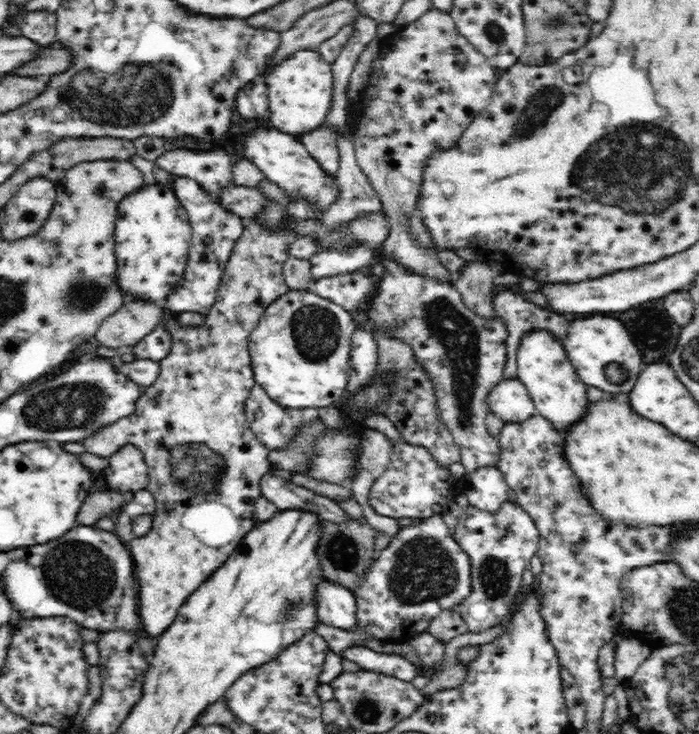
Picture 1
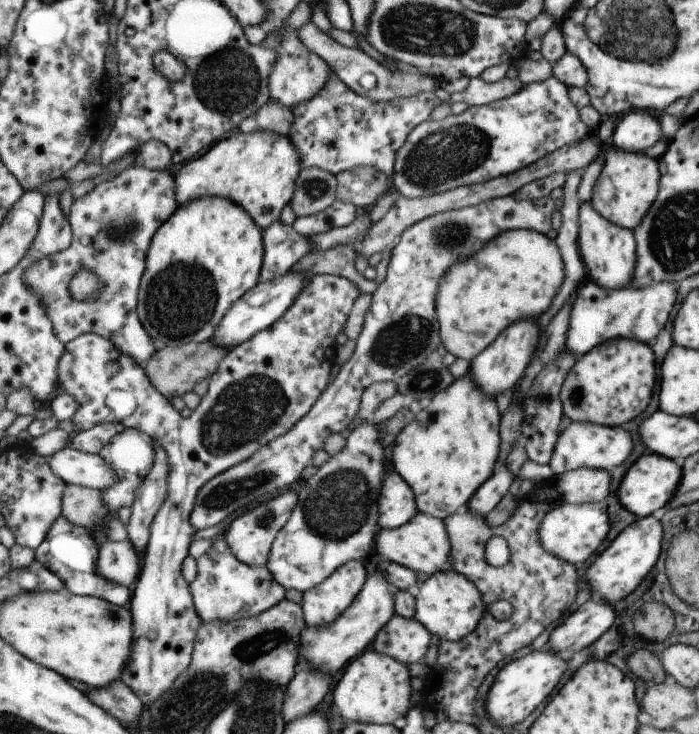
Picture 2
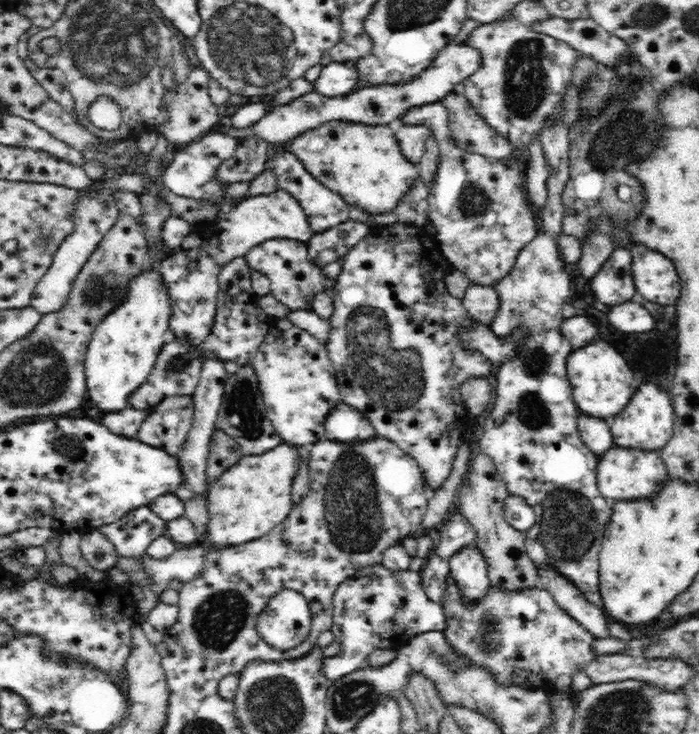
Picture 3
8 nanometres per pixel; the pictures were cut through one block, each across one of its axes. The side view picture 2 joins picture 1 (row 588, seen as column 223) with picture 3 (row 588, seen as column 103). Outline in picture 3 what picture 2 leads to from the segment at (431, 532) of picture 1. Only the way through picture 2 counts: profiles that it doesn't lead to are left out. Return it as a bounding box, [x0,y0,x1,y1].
[318,564,448,683]

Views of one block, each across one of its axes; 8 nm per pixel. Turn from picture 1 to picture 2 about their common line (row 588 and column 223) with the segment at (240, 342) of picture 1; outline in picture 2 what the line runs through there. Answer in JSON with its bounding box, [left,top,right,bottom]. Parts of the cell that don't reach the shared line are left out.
[177,131,300,229]

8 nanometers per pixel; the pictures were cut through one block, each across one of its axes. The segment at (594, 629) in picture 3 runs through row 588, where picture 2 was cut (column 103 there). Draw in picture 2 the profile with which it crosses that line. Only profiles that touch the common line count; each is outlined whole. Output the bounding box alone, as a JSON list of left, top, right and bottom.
[100,540,143,586]

